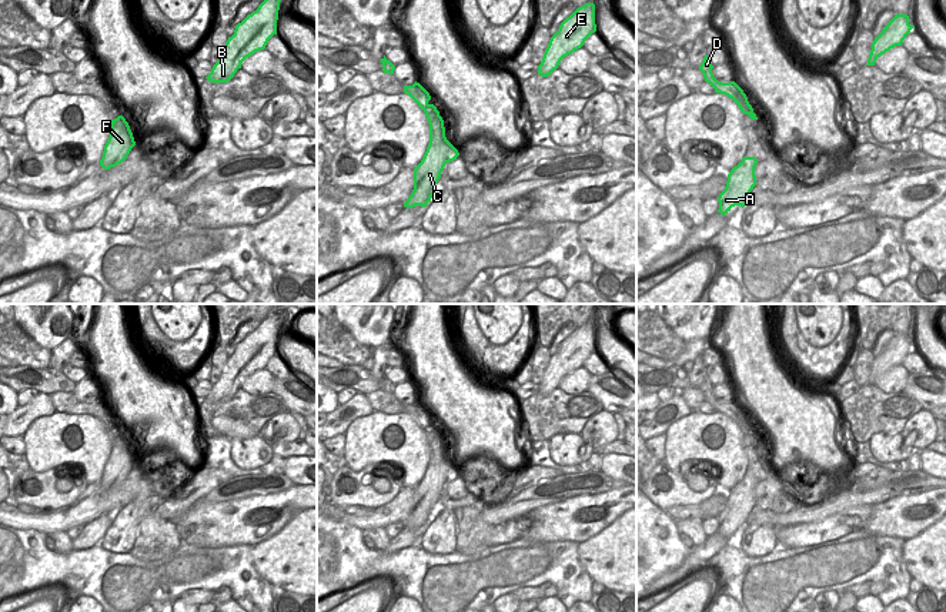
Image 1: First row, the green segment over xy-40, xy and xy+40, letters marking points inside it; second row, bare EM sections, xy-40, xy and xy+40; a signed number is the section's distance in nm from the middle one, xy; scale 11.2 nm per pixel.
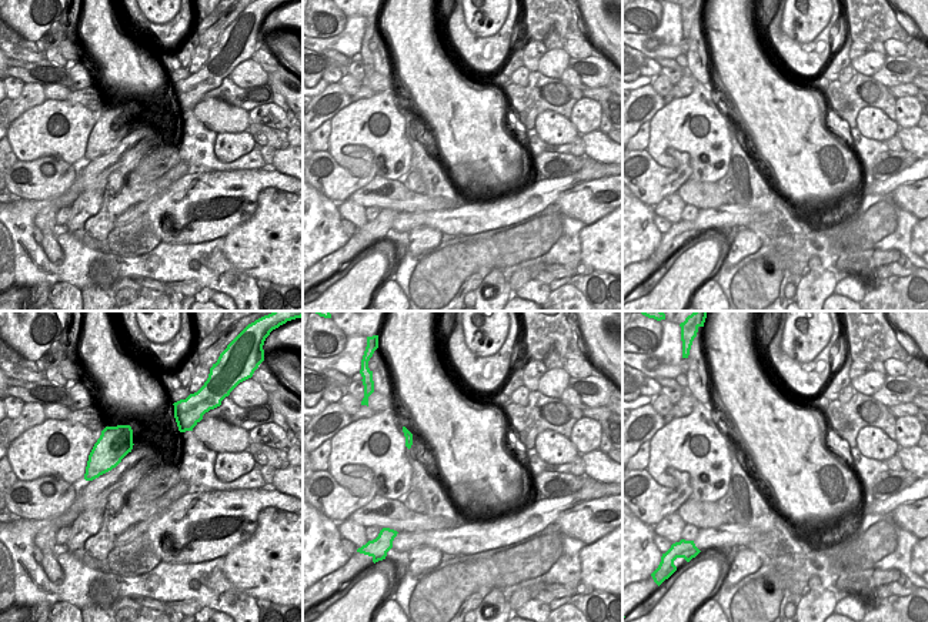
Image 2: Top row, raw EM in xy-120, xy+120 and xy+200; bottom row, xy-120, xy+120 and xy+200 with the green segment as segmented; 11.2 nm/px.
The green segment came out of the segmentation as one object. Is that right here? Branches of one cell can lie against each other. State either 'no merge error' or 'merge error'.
merge error

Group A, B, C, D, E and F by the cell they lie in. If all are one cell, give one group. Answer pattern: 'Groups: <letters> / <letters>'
Groups: A B C E F / D.

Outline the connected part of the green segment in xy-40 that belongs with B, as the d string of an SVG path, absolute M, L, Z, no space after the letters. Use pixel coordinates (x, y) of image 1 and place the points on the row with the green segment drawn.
M264 0L255 11L235 26L234 34L228 37L220 60L205 77L208 81L230 81L247 57L265 49L268 40L277 34L280 1Z

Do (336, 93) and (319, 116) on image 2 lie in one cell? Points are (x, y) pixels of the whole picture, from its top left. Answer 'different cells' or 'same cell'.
same cell

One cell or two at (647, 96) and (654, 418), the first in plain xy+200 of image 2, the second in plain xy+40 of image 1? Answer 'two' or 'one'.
one

